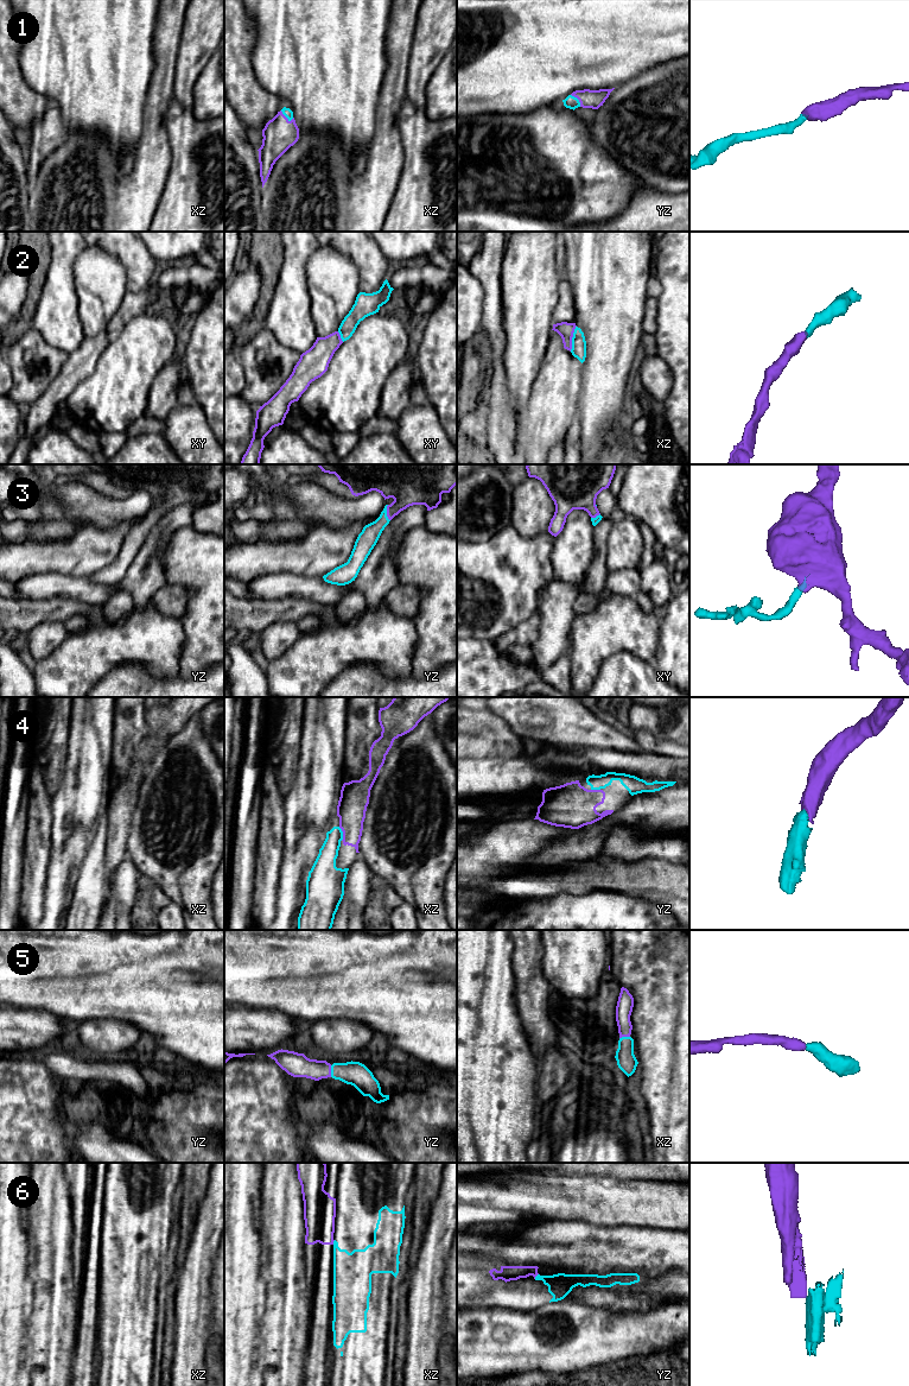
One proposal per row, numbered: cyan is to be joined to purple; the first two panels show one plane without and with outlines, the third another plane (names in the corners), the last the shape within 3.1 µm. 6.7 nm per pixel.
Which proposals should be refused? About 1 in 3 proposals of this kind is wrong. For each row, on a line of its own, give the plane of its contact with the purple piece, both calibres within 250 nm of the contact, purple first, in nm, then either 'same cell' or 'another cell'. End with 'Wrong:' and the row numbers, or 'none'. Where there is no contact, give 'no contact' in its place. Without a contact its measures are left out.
1: xz | 220/60 nm | same cell
2: xz | 100/100 nm | same cell
3: yz | 300/140 nm | same cell
4: xz | 200/140 nm | same cell
5: yz | 160/160 nm | same cell
6: yz | 110/160 nm | another cell
Wrong: 6

